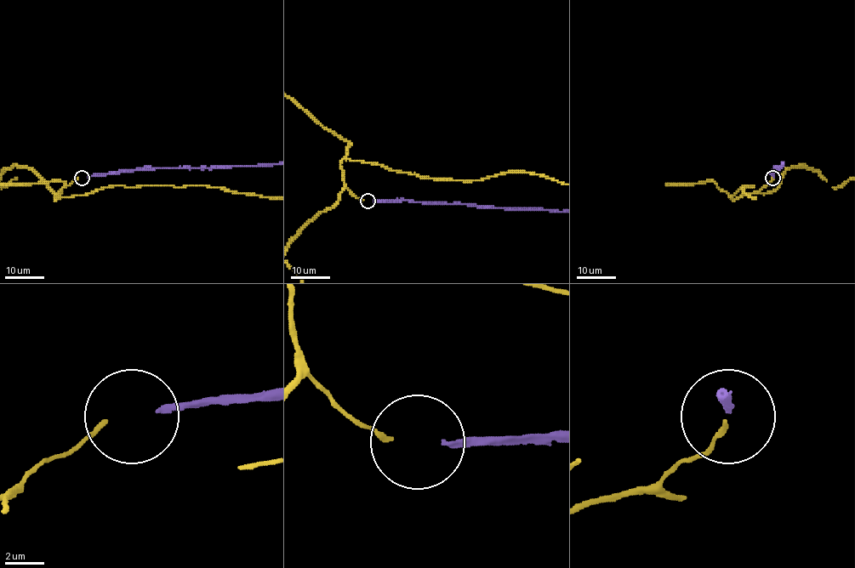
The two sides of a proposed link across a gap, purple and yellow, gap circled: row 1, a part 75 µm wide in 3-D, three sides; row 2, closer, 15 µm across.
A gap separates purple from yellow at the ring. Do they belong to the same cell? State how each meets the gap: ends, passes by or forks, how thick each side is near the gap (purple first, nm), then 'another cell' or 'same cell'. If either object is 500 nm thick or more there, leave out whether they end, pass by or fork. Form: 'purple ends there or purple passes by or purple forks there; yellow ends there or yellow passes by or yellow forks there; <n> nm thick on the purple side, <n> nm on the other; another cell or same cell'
purple ends there; yellow ends there; 240 nm thick on the purple side, 280 nm on the other; another cell

